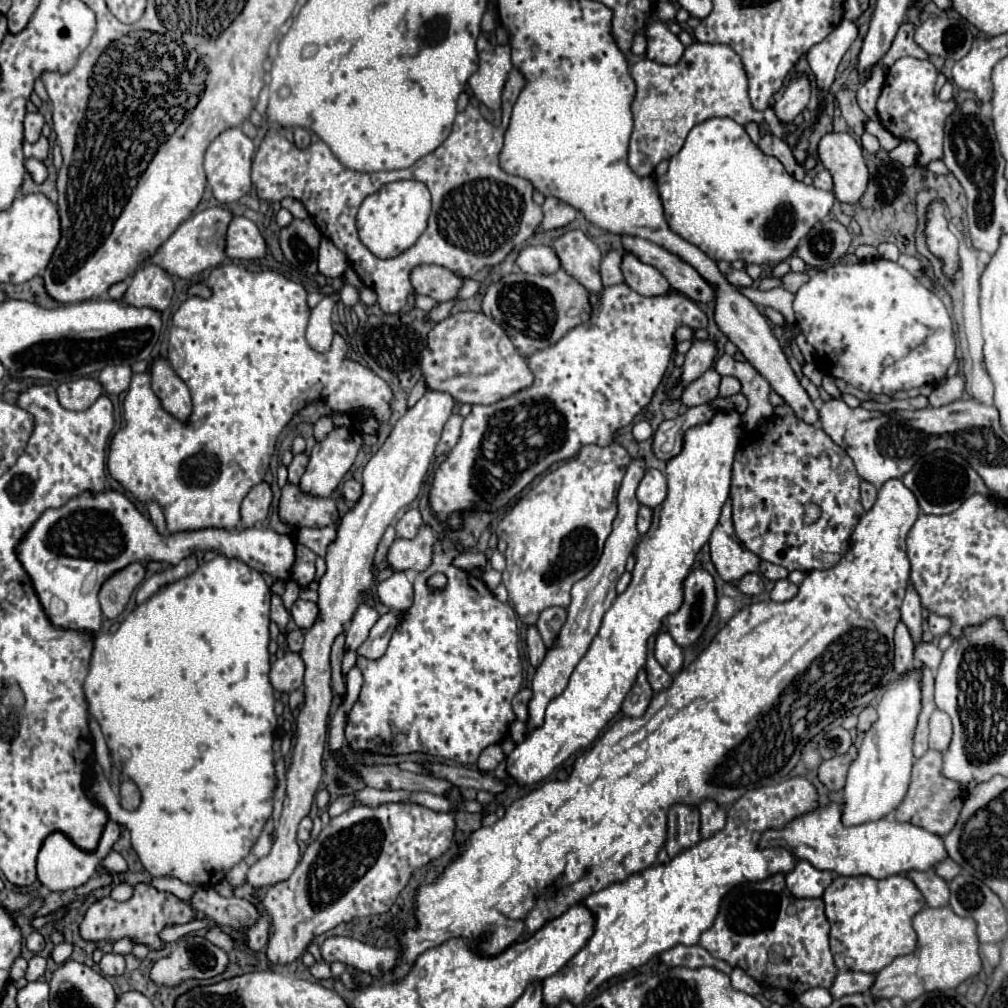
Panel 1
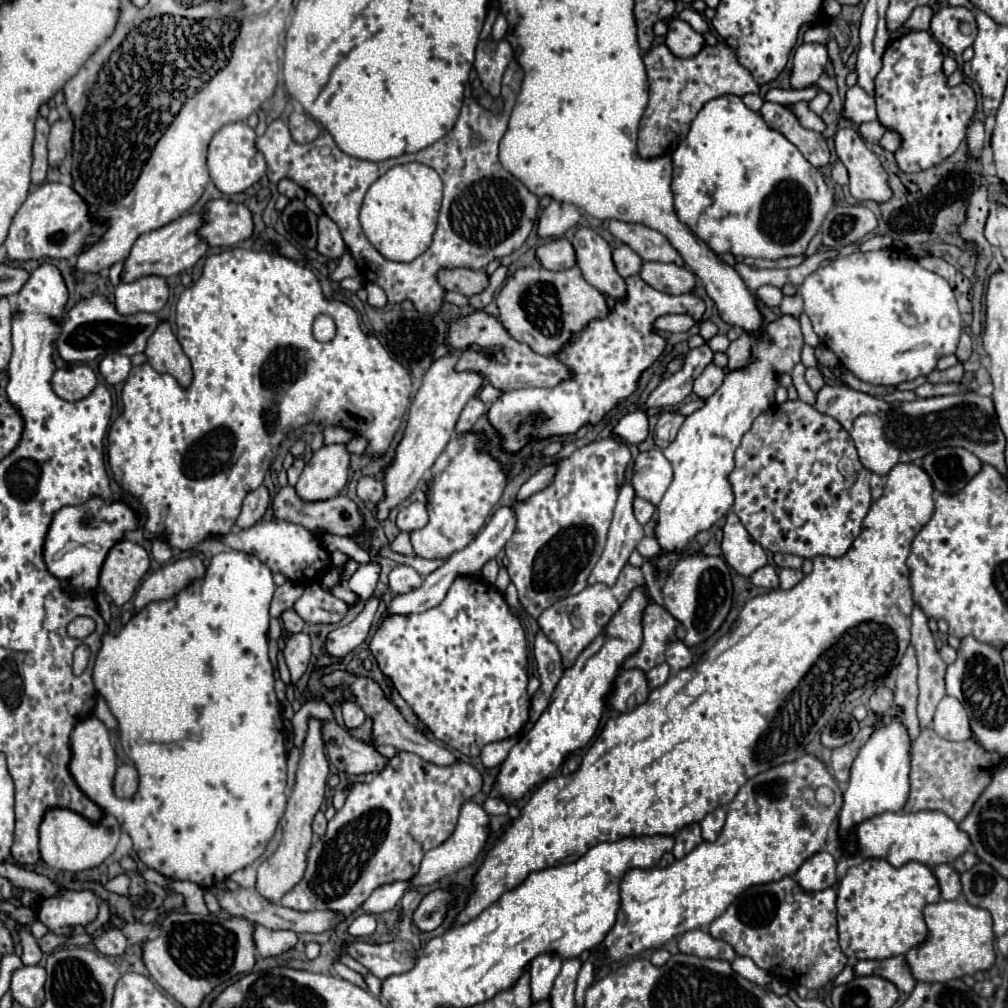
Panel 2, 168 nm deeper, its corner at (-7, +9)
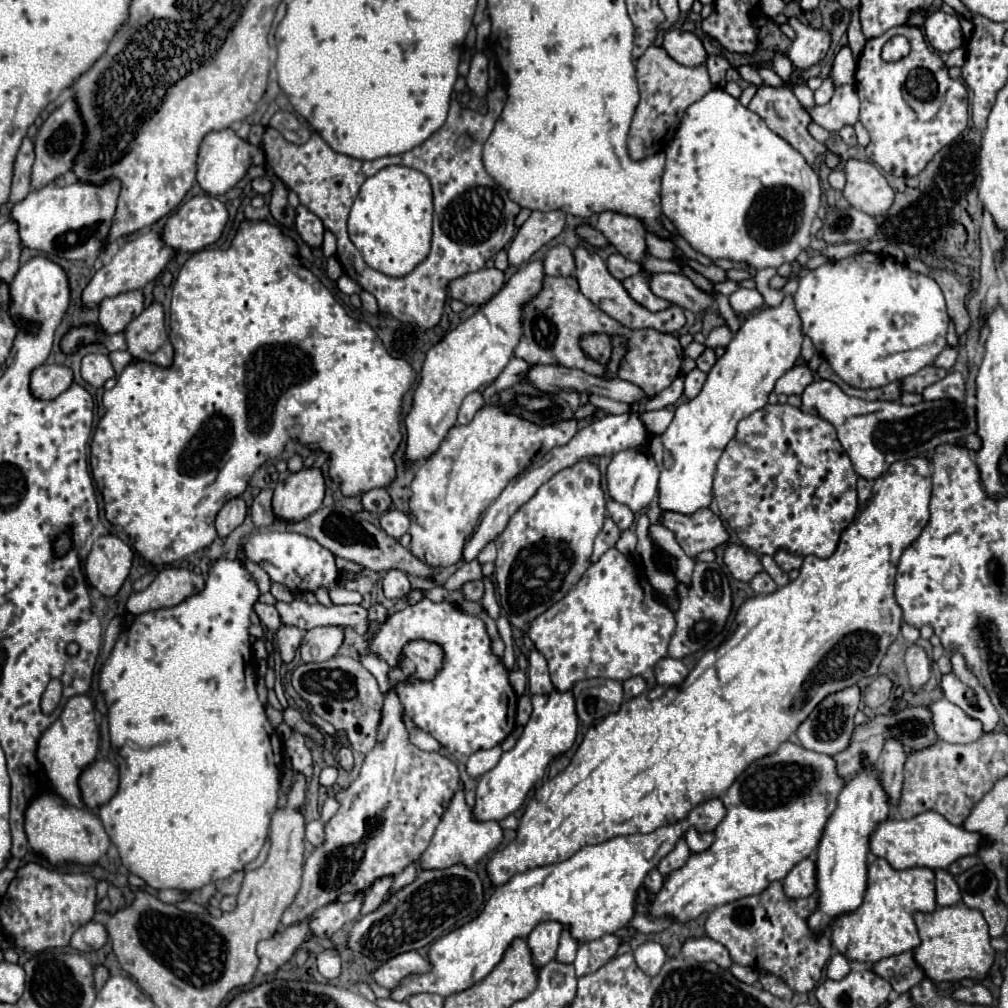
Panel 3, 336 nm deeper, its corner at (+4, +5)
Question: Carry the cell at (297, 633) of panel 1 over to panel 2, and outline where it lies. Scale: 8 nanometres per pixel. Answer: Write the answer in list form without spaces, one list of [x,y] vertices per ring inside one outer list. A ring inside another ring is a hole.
[[[286,610],[282,614],[282,622],[284,622],[284,628],[290,632],[290,634],[298,634],[304,630],[304,620],[294,612],[294,610]]]

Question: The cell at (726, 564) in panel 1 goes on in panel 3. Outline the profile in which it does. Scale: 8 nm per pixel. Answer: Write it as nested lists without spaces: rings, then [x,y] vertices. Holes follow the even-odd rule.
[[[729,544],[727,546],[725,564],[729,566],[731,574],[741,582],[749,582],[755,574],[759,574],[763,570],[759,558],[741,544]]]

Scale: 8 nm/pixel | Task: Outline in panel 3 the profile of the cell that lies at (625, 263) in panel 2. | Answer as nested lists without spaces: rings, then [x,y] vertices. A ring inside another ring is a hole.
[[[611,254],[611,256],[607,258],[607,268],[609,268],[609,272],[611,272],[617,280],[625,280],[625,278],[629,278],[629,276],[633,276],[633,274],[637,274],[637,272],[643,270],[641,264],[631,262],[631,260],[623,258],[621,254]]]

